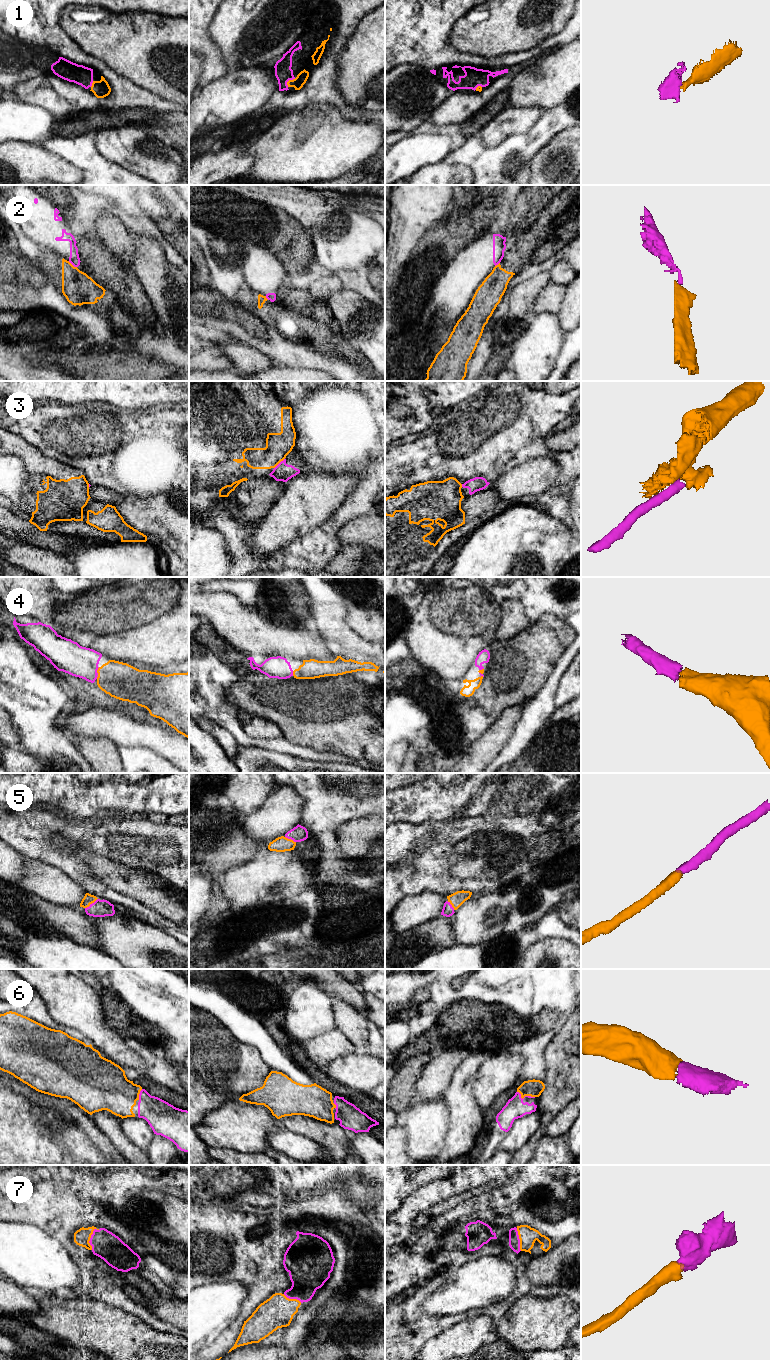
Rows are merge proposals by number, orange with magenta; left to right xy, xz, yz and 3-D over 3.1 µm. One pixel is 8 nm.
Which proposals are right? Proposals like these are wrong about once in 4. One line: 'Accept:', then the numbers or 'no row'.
Accept: 1, 4, 5, 6, 7

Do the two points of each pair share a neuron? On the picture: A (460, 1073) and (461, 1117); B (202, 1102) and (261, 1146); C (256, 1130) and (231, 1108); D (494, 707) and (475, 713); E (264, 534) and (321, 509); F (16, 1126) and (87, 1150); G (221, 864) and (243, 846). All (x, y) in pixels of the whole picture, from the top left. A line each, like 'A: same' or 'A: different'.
A: same
B: different
C: same
D: different
E: same
F: same
G: same

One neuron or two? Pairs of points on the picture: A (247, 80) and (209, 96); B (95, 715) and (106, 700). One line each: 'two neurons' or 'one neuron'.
A: one neuron
B: two neurons

